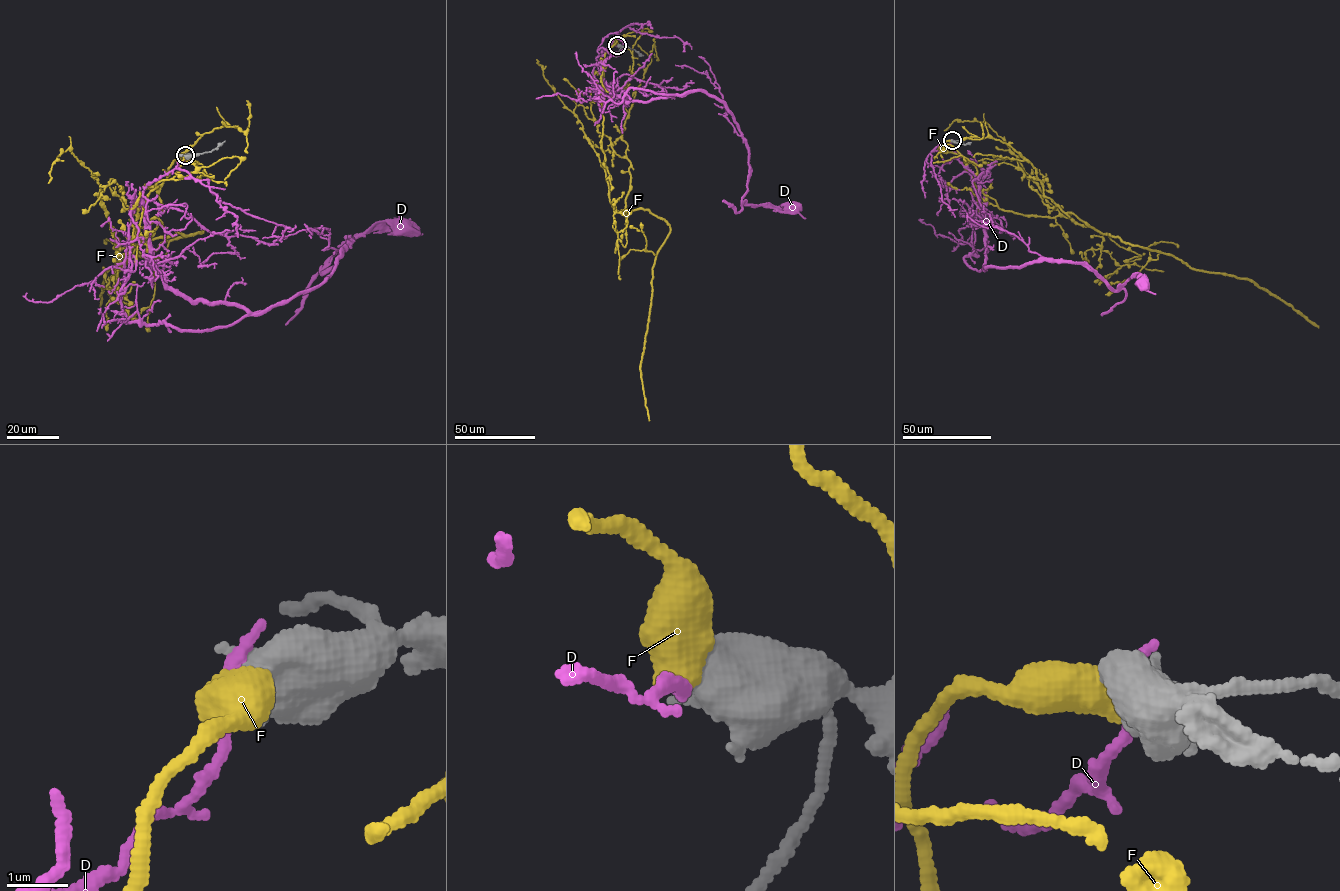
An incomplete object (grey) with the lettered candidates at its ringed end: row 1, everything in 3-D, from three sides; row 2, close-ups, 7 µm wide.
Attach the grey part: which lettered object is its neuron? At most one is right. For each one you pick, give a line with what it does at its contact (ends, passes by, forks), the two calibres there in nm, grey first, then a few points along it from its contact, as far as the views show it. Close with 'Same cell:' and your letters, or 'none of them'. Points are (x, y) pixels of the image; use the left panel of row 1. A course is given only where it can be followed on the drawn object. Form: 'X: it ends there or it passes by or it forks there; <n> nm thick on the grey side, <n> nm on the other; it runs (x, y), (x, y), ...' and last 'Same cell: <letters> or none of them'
Same cell: none of them

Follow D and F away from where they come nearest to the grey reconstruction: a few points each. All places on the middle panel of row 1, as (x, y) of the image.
D: (617, 45), (597, 63), (612, 94), (643, 102), (714, 95), (747, 149), (742, 202), (793, 208)
F: (617, 45), (602, 83), (609, 199), (670, 229), (640, 363), (649, 420)

